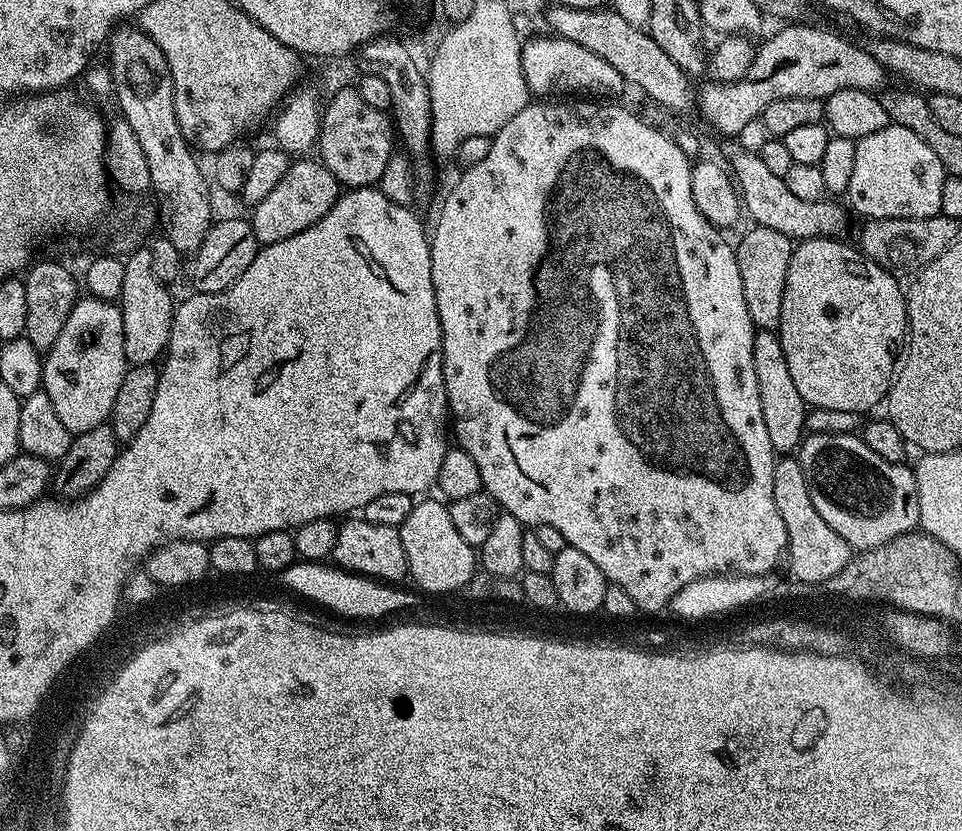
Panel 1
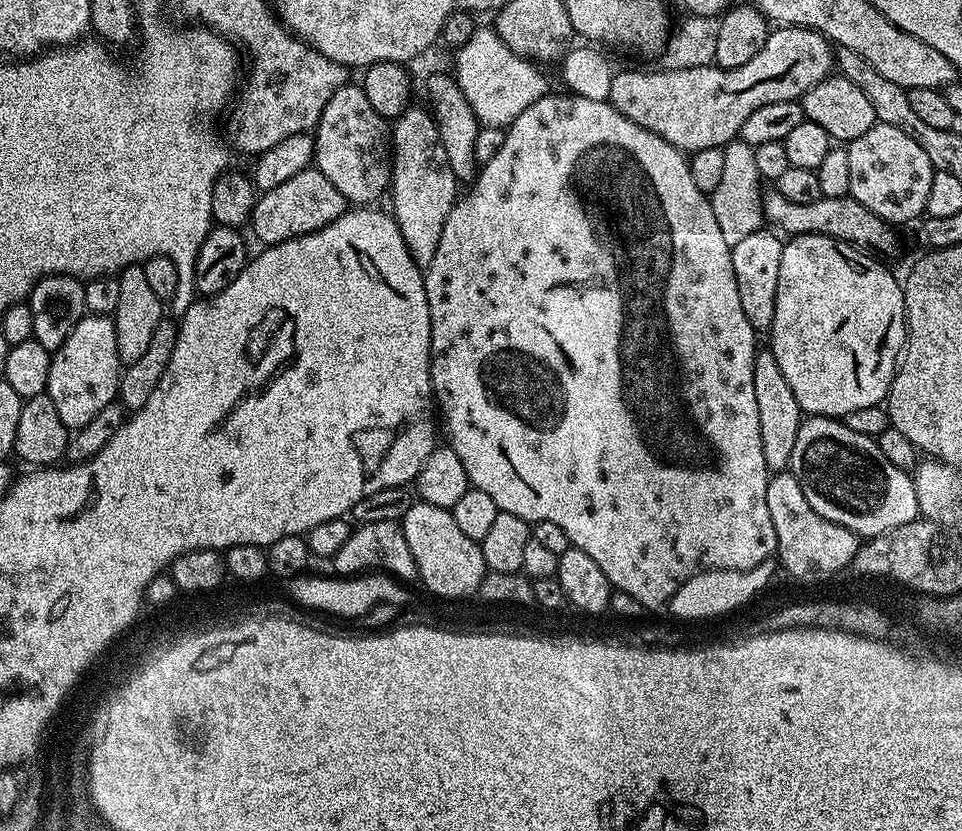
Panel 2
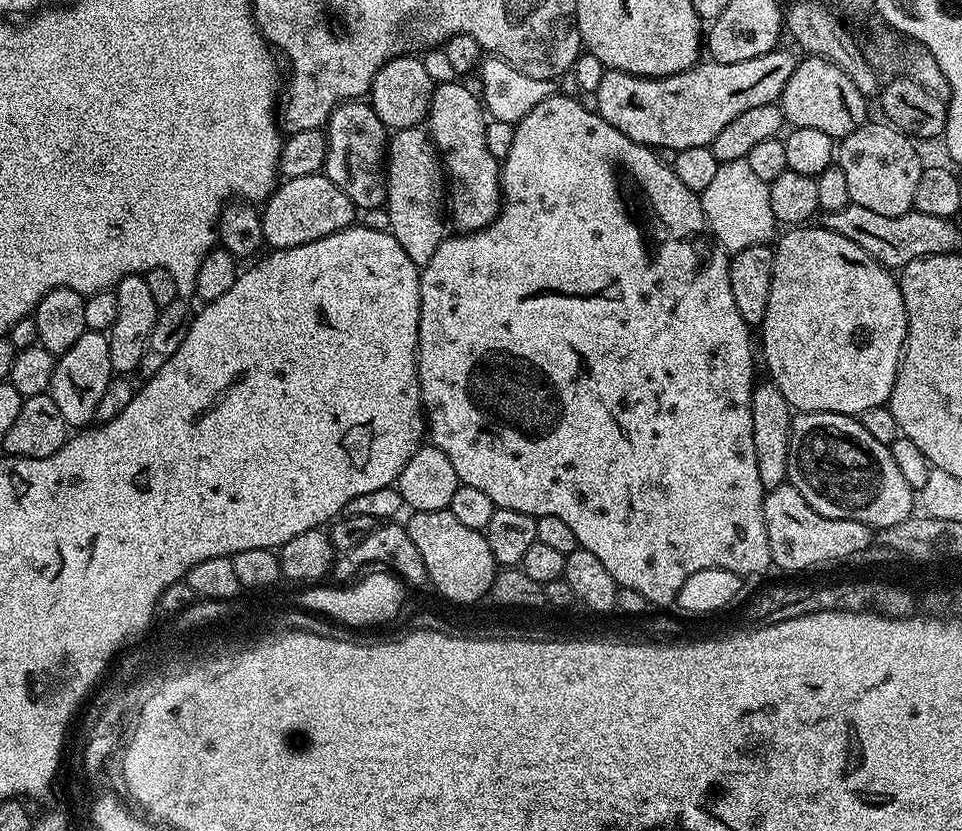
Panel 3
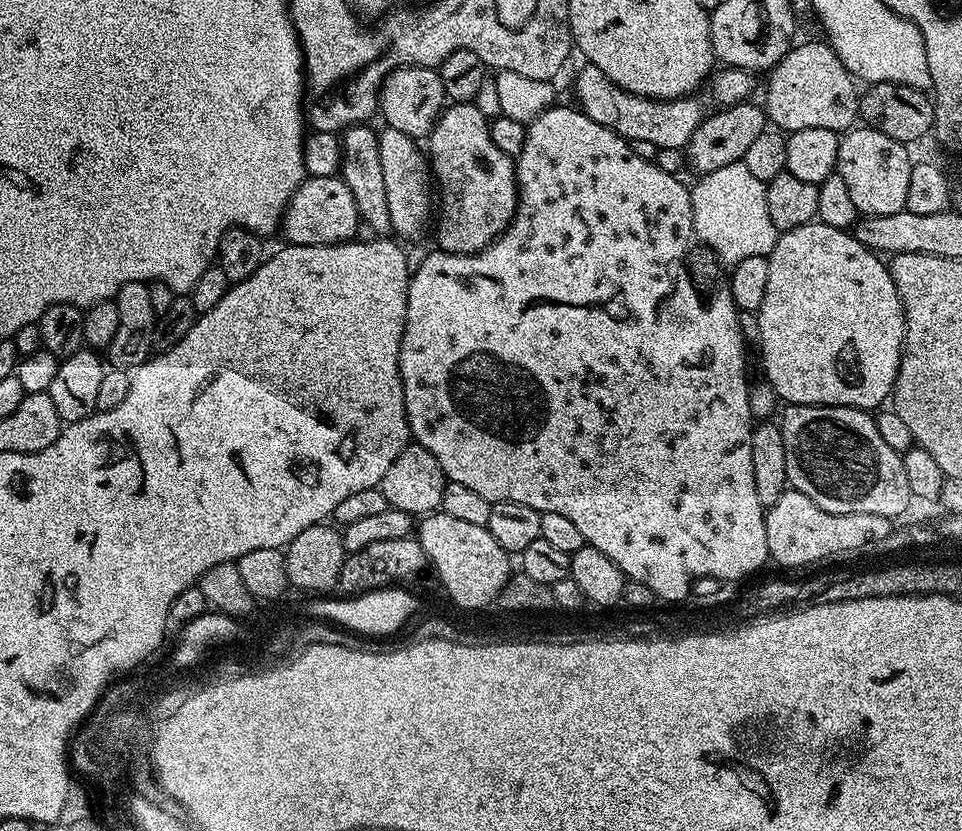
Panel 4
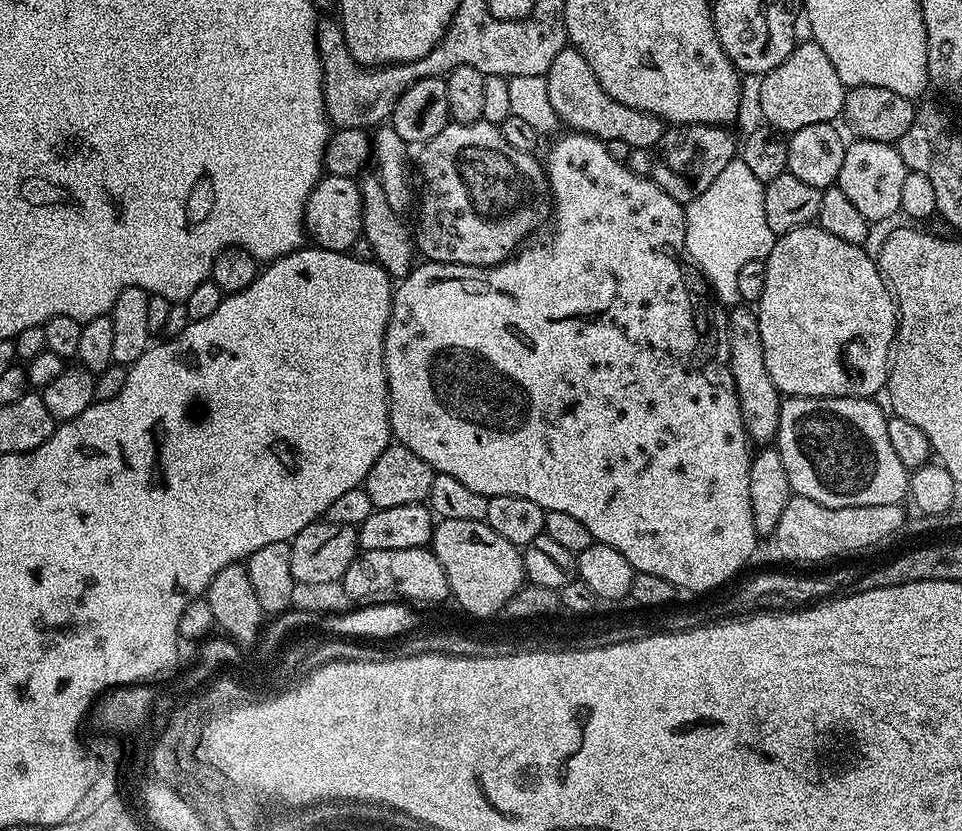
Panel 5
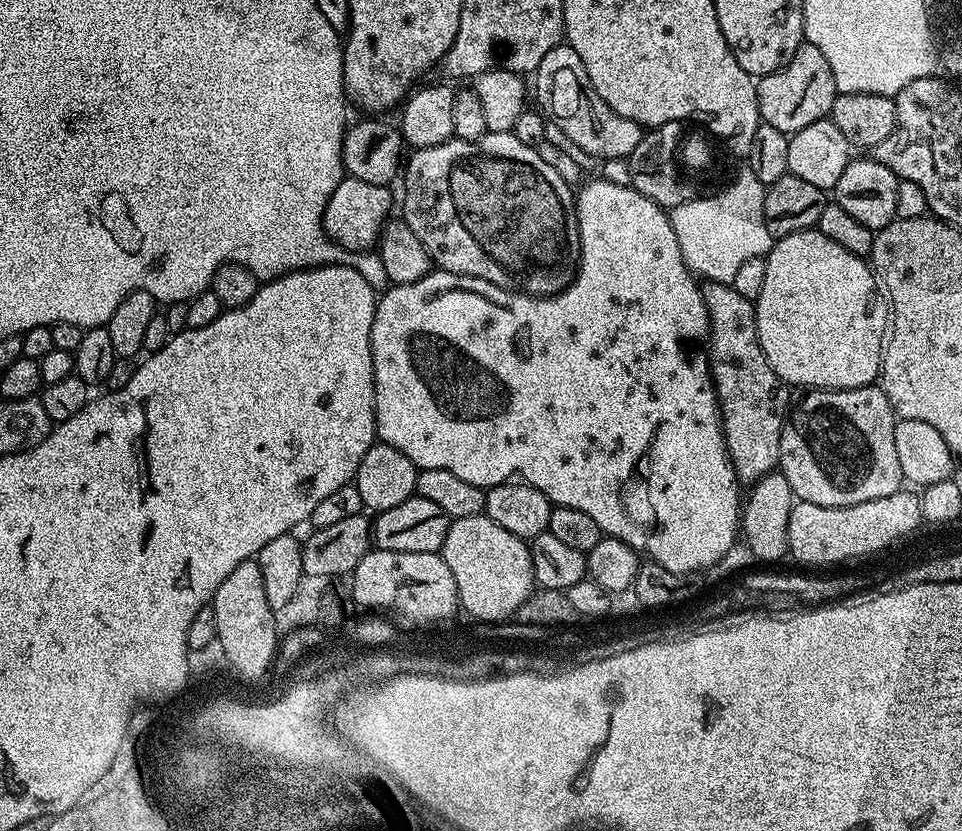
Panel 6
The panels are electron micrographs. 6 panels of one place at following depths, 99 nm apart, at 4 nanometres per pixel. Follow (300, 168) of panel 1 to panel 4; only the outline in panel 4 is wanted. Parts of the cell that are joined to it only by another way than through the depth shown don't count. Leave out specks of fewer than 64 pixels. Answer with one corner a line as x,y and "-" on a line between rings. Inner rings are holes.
339,175
318,178
308,176
294,190
284,211
282,233
284,240
298,246
318,246
319,244
347,244
357,235
356,227
362,221
354,202
350,187

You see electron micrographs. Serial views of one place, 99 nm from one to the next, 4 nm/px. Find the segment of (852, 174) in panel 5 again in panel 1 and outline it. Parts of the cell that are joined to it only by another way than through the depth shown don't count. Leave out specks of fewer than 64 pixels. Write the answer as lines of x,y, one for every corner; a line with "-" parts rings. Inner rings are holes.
889,123
888,127
871,132
856,141
854,150
854,175
850,177
850,186
846,193
851,211
860,218
868,220
885,220
886,218
930,218
941,215
942,186
946,173
938,154
910,130

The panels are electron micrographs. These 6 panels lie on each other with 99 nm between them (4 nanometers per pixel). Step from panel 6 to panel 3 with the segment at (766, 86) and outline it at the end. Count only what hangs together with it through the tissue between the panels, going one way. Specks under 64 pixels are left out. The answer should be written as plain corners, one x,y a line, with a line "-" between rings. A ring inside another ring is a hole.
805,55
797,63
778,103
785,121
792,128
822,130
822,134
830,134
833,138
846,137
870,120
869,101
856,89
854,82
850,82
850,78
846,78
846,74
838,66
817,56

